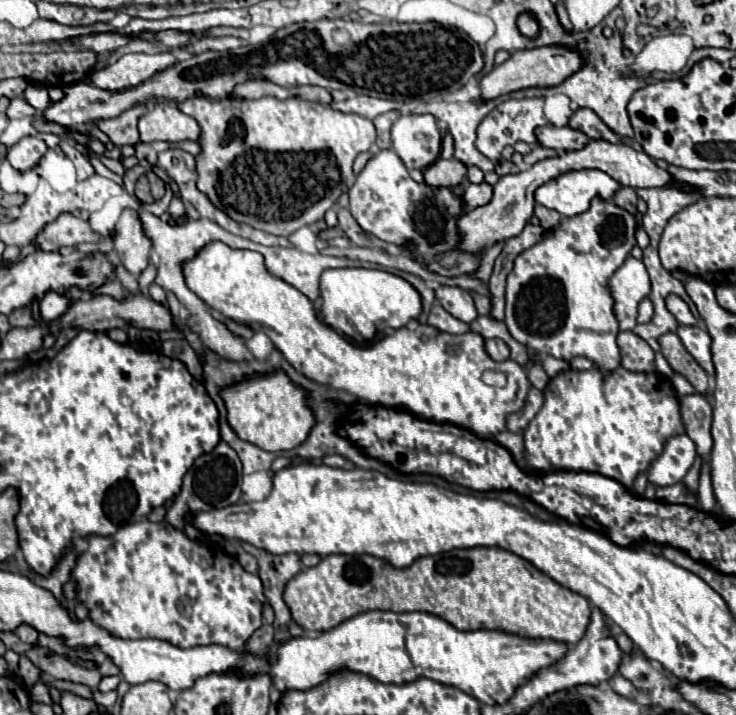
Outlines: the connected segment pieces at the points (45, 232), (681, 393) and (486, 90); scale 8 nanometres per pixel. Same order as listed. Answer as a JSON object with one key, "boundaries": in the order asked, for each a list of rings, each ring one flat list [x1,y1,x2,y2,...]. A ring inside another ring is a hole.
{"boundaries":[[[61,213,55,221,47,223,37,237,33,239,33,245,41,251,57,251,61,247,73,247,81,243,103,243,105,237,91,229,89,219,83,219,73,213]],[[675,373,675,375,671,377,671,383,673,383,673,389,675,389,677,397,685,397,685,395,693,395,693,393,695,393,693,385,691,385,683,375,679,375,679,373]],[[551,45,547,49,517,51,505,63,495,65,491,69,491,73,481,77,481,81,479,81,481,95,477,97,477,101,483,103,483,101,495,99,499,95,507,95,507,93,513,93,519,89,529,89,529,87,559,85,559,81,563,81,563,77,569,77,571,73,575,73,581,67,581,63,583,61,579,61,579,57,575,57,575,53,571,53,567,49,555,49,555,45]]]}

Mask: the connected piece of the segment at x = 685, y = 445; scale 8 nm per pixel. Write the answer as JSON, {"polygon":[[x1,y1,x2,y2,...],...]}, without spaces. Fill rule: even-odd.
{"polygon":[[673,435,667,439,663,453,651,463,647,471,649,483,655,487,669,487,683,481,695,459,695,443,687,435]]}

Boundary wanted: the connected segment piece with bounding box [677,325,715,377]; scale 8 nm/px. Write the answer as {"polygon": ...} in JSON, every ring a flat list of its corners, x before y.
{"polygon":[[681,325,677,329,679,339,683,341,685,349,693,355,693,359,707,371,709,377,715,375,715,367,713,367,713,355,711,355,711,337,705,329,701,327,689,327,689,325]]}

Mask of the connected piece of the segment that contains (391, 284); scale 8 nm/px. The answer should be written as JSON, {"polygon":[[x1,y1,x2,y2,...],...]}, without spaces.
{"polygon":[[327,269,321,275,319,289,323,299,319,319,357,343,367,343,375,339,387,327,405,327,421,313,421,295,415,291,415,287,397,275,379,269]]}

